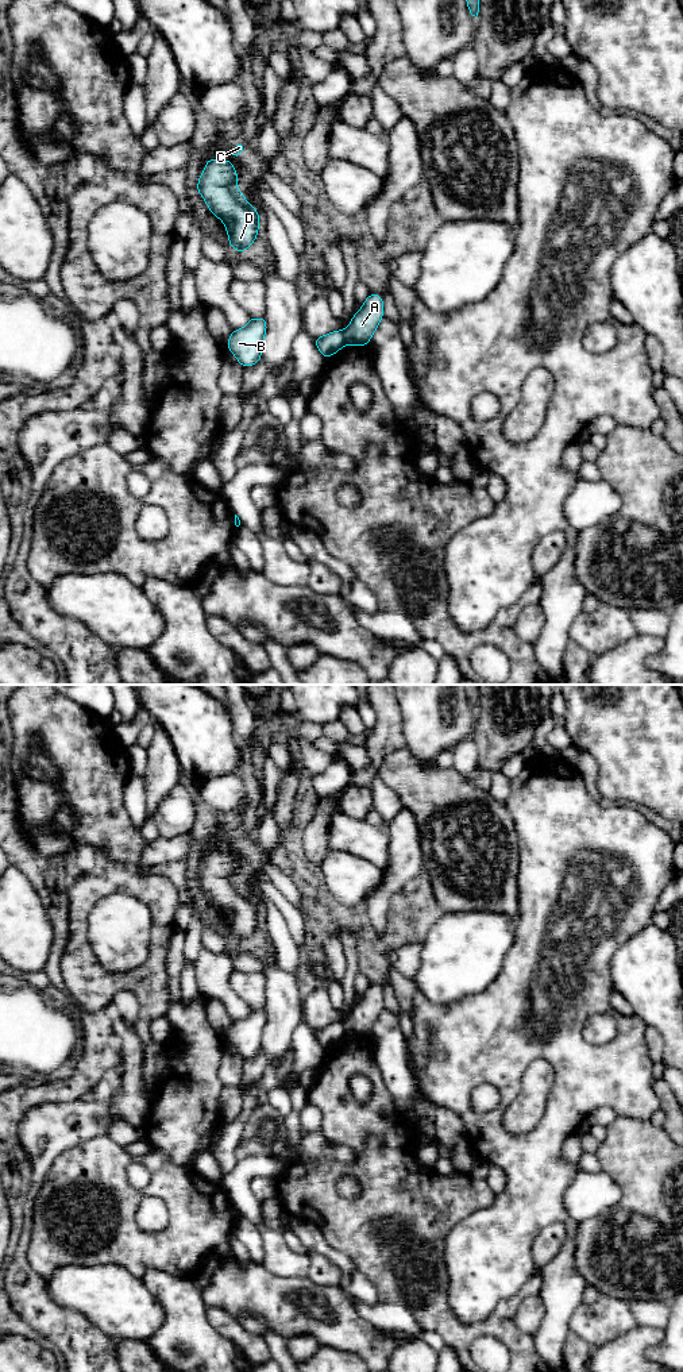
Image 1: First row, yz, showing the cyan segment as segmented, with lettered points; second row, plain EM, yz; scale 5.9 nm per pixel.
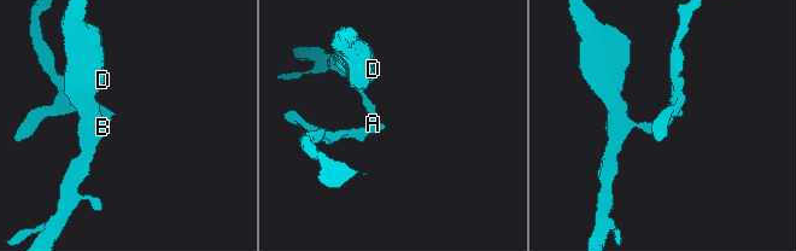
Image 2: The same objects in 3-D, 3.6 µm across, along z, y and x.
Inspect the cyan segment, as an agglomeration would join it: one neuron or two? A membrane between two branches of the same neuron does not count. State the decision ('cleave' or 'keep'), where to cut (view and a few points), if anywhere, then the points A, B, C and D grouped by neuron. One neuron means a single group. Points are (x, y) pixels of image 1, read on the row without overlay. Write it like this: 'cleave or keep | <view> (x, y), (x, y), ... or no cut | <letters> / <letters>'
cleave | yz (343, 1022), (346, 1035) | A / B C D

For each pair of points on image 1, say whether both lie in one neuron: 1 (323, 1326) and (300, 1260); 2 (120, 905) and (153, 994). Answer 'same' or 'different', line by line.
1: different
2: different

